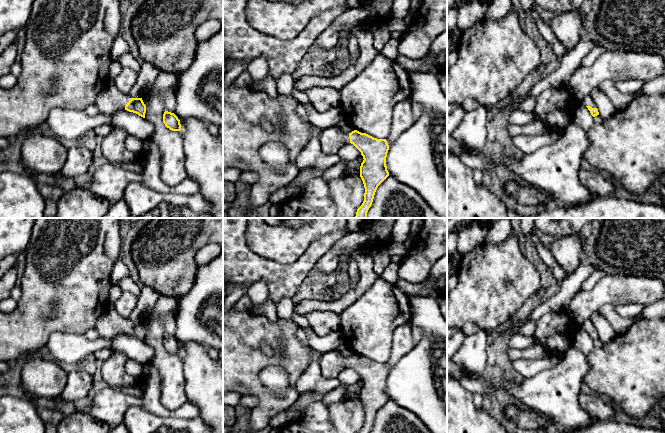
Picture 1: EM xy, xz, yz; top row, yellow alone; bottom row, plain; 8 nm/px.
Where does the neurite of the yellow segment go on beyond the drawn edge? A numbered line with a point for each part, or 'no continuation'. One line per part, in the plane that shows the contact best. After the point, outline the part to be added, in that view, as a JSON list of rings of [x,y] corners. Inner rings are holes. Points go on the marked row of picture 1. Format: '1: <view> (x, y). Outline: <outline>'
1: xy (110, 100). Outline: [[[113,84],[104,88],[95,100],[98,113],[112,116],[119,110],[124,110],[126,104],[131,100],[129,95],[123,94]]]

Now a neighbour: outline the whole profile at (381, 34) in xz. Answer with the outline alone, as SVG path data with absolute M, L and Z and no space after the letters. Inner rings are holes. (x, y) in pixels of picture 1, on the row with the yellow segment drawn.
M382 24L382 25L373 27L371 30L374 38L373 46L375 50L380 52L385 46L385 44L391 38L391 34L388 30L388 26L387 24Z

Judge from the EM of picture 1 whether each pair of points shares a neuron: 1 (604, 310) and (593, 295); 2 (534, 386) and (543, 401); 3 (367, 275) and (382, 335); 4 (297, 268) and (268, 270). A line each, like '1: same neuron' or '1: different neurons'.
1: different neurons
2: same neuron
3: different neurons
4: same neuron

